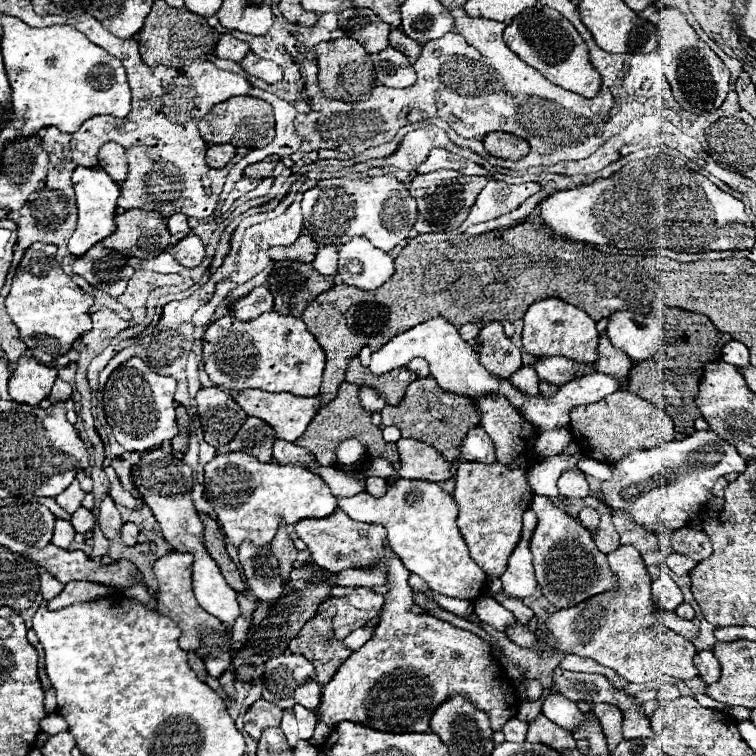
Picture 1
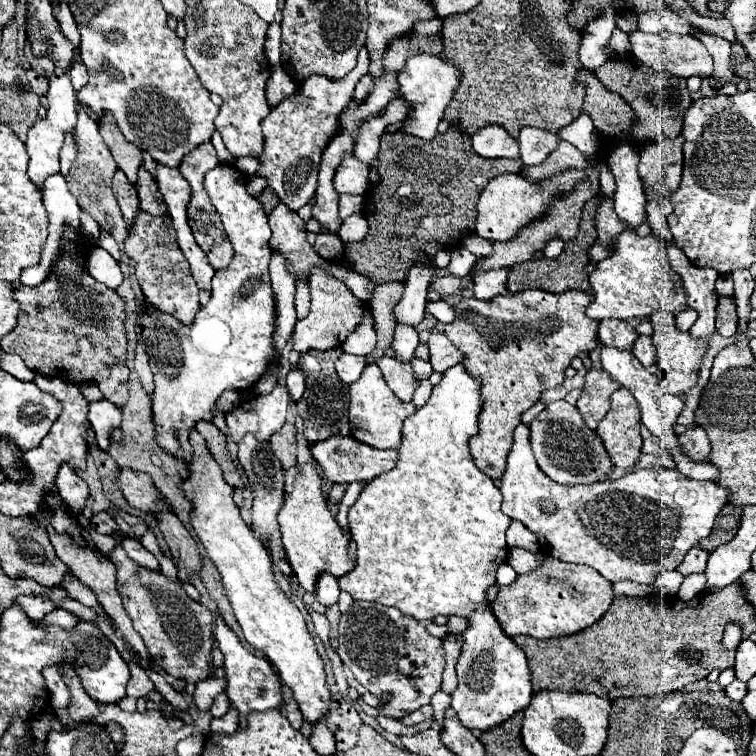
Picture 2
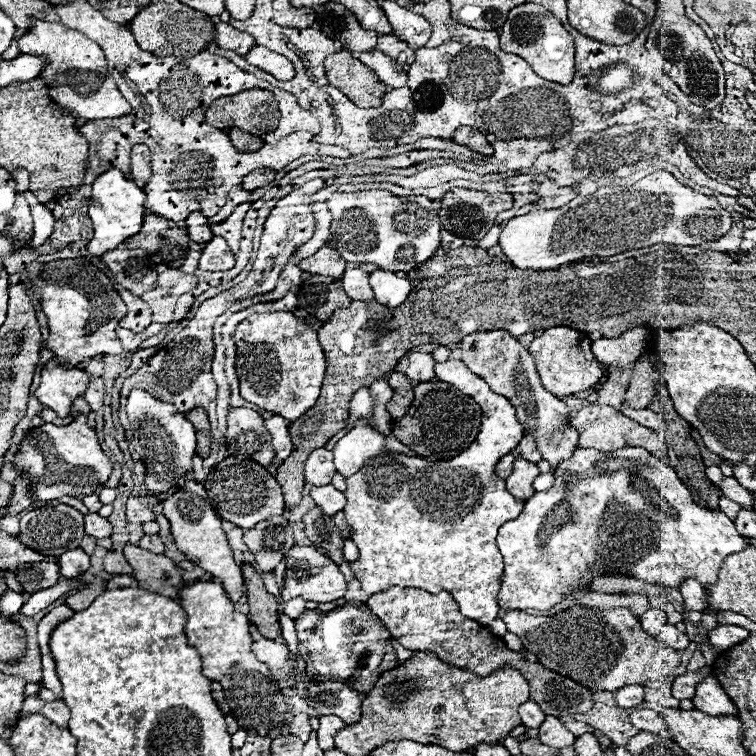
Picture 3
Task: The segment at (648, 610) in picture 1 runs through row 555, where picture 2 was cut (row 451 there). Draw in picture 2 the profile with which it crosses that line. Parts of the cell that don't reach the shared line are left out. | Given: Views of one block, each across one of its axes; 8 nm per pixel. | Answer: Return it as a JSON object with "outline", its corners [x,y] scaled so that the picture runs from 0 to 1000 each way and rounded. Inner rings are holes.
{"outline":[[[825,513],[810,521],[810,540],[791,561],[791,577],[796,579],[810,611],[820,619],[833,619],[849,593],[847,577],[847,545],[836,521]]]}

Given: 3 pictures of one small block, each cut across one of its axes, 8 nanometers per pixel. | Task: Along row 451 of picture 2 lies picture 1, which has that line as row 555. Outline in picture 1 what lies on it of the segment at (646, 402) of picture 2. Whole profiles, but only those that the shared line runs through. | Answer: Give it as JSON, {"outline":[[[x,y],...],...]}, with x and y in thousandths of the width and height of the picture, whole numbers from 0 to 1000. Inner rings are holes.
{"outline":[[[889,730],[886,735],[881,735],[881,746],[884,746],[884,751],[889,754],[889,757],[894,757],[894,759],[899,759],[899,762],[907,762],[907,759],[913,759],[913,754],[918,751],[918,741],[915,738],[907,738],[907,735],[902,735],[902,733],[894,733],[894,730]]]}

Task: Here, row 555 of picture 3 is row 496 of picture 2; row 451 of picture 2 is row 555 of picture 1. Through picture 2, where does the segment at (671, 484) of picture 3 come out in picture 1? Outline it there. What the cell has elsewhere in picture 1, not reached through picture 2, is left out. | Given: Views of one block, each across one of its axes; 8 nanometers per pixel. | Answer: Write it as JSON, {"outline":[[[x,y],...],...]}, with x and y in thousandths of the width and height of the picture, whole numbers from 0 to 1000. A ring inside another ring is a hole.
{"outline":[[[696,675],[690,685],[693,685],[690,712],[675,735],[672,754],[661,762],[667,772],[667,786],[672,791],[685,791],[685,794],[704,788],[709,780],[709,765],[706,765],[704,733],[701,733],[701,712],[706,706],[712,685],[704,675]]]}

